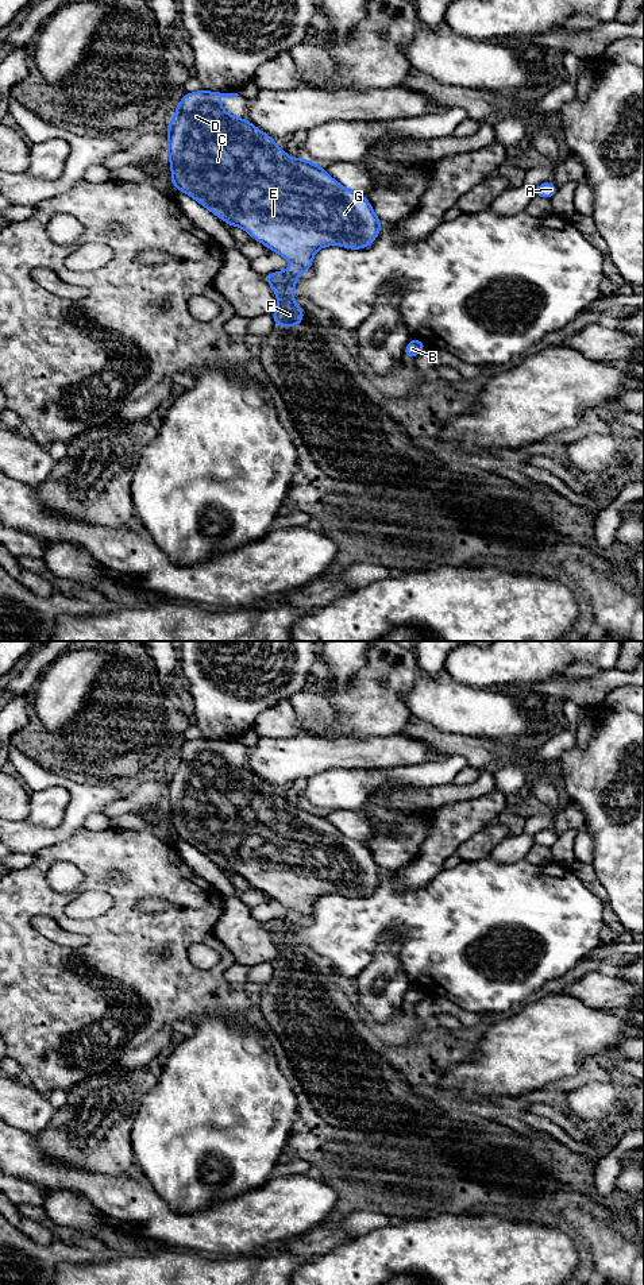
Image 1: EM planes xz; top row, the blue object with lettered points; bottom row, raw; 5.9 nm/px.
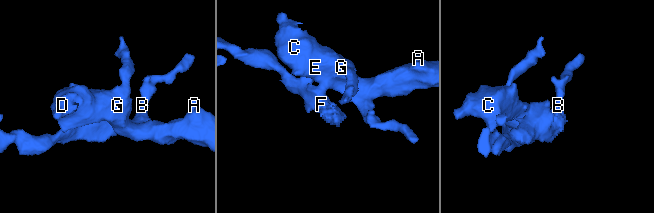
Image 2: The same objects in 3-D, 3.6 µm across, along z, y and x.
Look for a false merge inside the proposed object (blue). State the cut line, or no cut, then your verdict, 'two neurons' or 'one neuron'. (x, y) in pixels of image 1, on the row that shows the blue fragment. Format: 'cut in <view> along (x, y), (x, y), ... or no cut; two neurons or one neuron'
cut in xz along (293, 263), (303, 271); two neurons

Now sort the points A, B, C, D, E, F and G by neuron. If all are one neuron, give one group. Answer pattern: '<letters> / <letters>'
A B C D E G / F

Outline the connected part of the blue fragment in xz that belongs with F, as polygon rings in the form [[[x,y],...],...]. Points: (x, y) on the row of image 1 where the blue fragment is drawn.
[[[292,265],[288,270],[263,274],[263,279],[271,286],[278,300],[278,309],[271,313],[277,327],[300,327],[306,312],[294,302],[294,286],[302,271]]]

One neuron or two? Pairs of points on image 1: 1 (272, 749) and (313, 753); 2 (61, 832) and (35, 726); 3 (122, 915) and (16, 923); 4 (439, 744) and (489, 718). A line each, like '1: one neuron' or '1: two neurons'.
1: one neuron
2: two neurons
3: one neuron
4: two neurons

